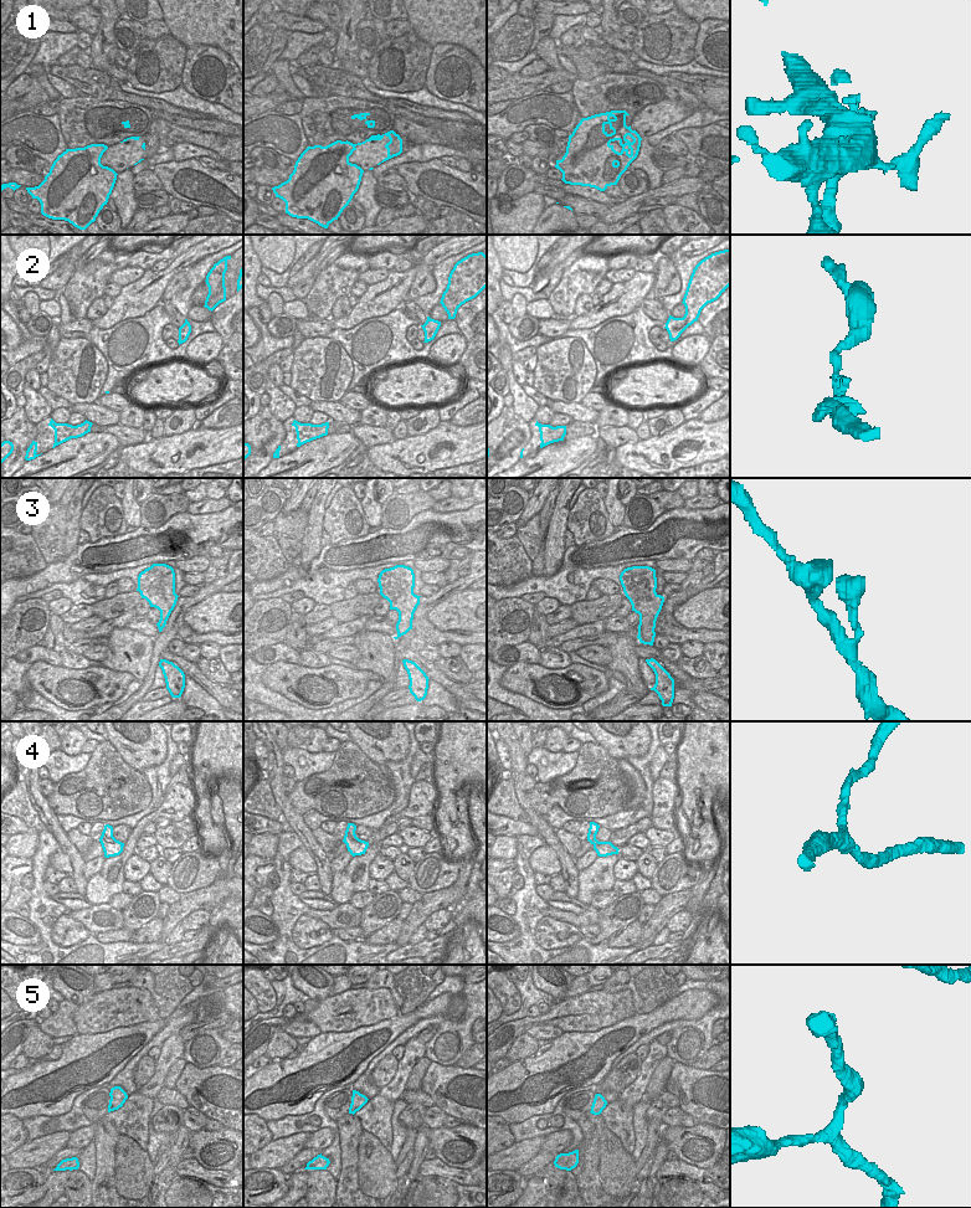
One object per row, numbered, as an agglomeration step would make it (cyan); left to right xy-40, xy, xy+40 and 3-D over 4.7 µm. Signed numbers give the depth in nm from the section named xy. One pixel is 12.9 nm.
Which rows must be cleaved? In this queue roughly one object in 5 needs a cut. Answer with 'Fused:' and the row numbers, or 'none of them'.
Fused: none of them

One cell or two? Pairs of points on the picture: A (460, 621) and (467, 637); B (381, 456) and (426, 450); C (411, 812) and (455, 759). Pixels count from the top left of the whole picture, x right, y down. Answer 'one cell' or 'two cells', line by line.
A: two cells
B: one cell
C: two cells

